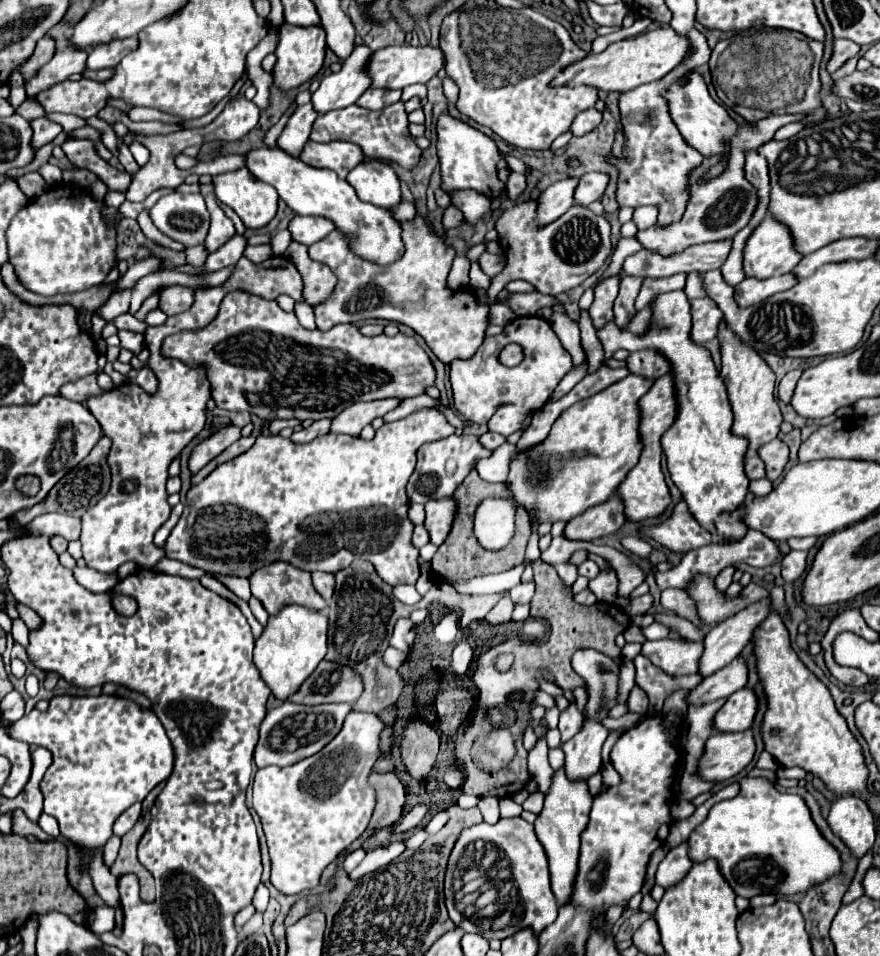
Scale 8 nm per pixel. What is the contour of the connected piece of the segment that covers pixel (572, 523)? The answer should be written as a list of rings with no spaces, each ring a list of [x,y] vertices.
[[[611,496],[607,502],[593,506],[585,510],[581,516],[573,518],[565,526],[565,538],[567,540],[597,540],[607,534],[613,534],[615,530],[621,528],[625,522],[621,500],[617,496]]]

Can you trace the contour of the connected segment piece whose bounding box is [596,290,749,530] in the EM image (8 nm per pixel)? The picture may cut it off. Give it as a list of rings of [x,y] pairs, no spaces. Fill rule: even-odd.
[[[683,290],[657,296],[657,300],[653,300],[651,304],[651,326],[641,336],[622,331],[615,324],[608,323],[596,331],[596,334],[603,345],[605,359],[611,359],[618,349],[637,352],[651,348],[657,350],[671,364],[677,398],[677,418],[673,426],[661,436],[661,446],[667,456],[671,480],[687,500],[689,512],[701,526],[713,530],[713,522],[721,512],[731,512],[745,502],[749,486],[749,480],[746,480],[743,472],[747,440],[731,434],[733,414],[723,380],[711,360],[711,352],[701,344],[693,344],[691,340],[689,298]]]

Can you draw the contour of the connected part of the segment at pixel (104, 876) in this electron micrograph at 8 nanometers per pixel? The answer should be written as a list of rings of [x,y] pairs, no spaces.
[[[99,850],[89,865],[89,875],[97,894],[104,902],[117,909],[115,913],[116,926],[123,925],[123,911],[119,904],[118,879],[113,876],[106,866],[103,865],[103,850]]]

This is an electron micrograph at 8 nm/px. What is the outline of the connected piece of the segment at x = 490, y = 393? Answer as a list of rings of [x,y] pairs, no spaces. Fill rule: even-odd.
[[[537,316],[515,318],[509,322],[499,336],[485,338],[477,354],[469,360],[453,360],[451,362],[451,388],[453,388],[453,408],[461,418],[473,424],[487,424],[495,408],[503,402],[519,404],[525,408],[541,408],[559,380],[571,370],[571,354],[561,346],[559,338],[553,334],[547,320]],[[509,342],[517,342],[523,346],[523,362],[515,368],[507,368],[497,360],[497,354]]]

